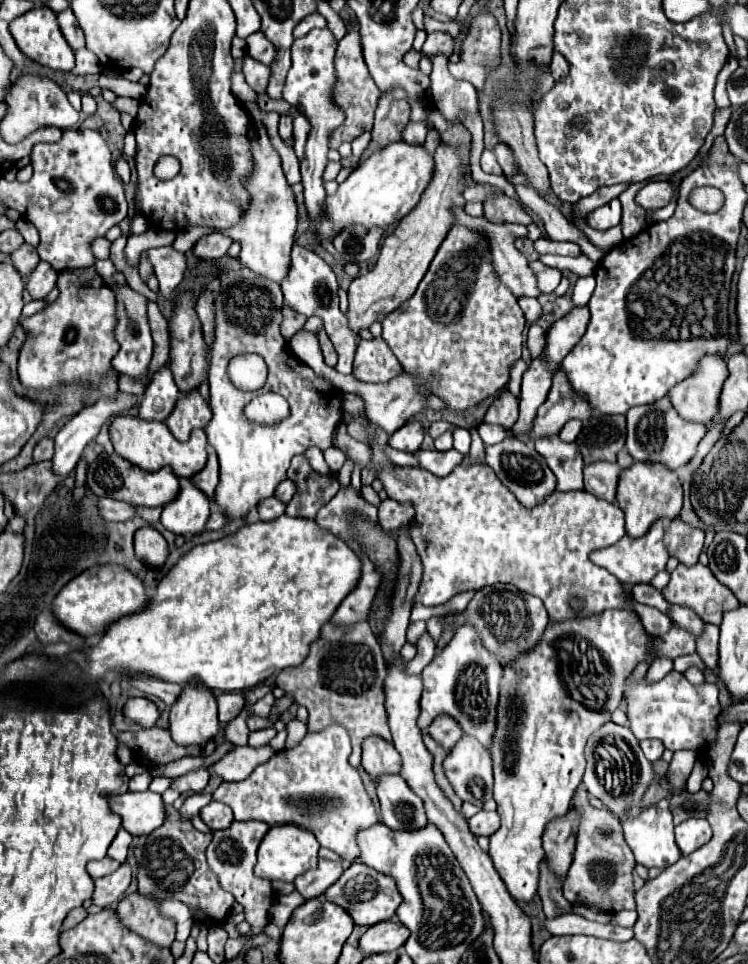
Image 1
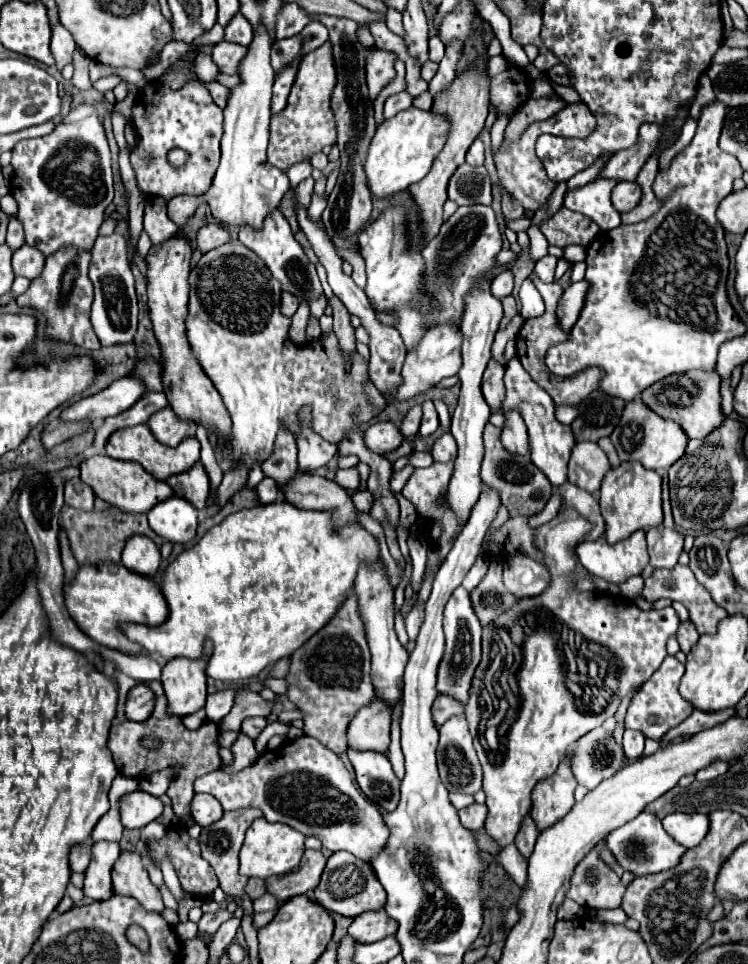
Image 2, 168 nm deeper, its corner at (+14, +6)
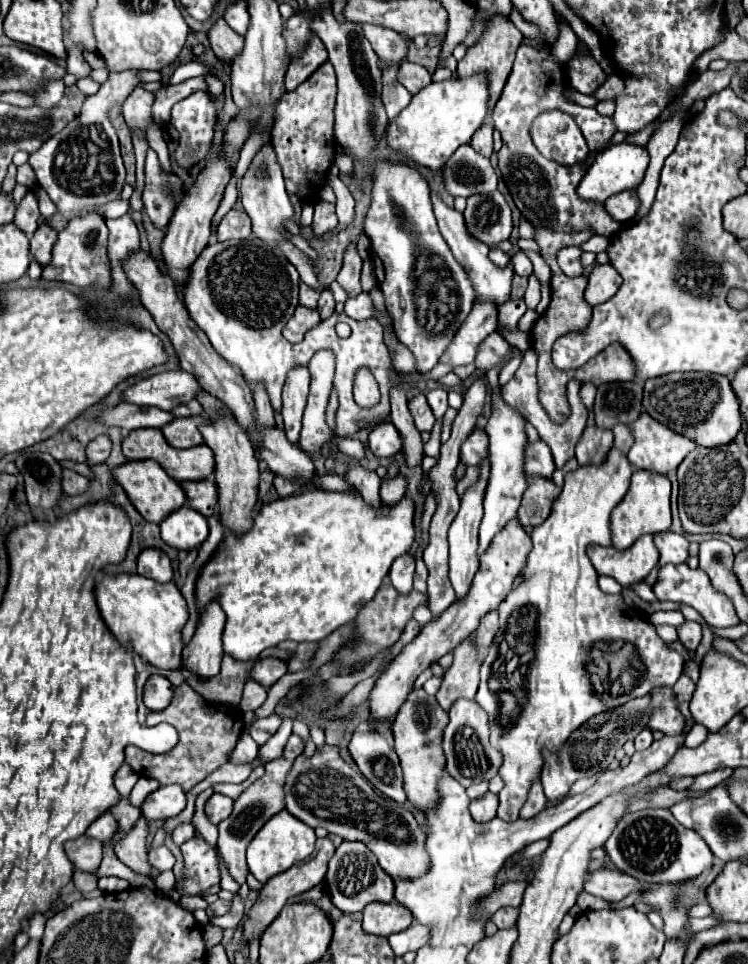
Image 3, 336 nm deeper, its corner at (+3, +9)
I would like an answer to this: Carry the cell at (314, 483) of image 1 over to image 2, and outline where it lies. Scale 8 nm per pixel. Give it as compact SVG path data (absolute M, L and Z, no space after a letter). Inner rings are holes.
M282 429L276 437L276 447L272 455L262 463L264 475L272 477L276 483L286 483L294 473L300 471L296 463L296 451L296 439L290 431Z

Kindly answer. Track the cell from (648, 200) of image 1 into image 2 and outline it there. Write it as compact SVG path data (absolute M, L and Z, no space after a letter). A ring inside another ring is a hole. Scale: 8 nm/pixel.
M620 181L612 191L612 205L618 213L626 213L638 205L640 197L642 197L642 191L640 191L638 183Z

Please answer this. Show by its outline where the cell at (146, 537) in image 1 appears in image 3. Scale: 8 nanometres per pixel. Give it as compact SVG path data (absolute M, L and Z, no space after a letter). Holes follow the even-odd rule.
M149 548L147 552L139 554L137 560L137 572L145 578L157 580L157 582L169 582L173 578L171 560L169 556L159 548Z

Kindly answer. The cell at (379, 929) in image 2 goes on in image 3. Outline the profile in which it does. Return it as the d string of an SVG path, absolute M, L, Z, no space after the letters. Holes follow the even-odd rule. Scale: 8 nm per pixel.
M371 904L363 910L363 930L379 936L391 936L411 926L413 916L401 904Z

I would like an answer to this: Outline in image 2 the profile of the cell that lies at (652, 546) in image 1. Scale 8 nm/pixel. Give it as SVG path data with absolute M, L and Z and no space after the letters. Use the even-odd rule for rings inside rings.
M636 531L616 545L608 545L604 537L596 541L582 541L576 547L576 553L588 573L608 583L624 583L626 579L640 575L648 565L644 531Z

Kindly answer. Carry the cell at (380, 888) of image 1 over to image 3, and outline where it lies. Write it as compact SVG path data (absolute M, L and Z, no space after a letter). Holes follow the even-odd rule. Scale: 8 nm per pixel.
M343 842L329 862L329 872L325 876L331 902L345 914L363 912L371 902L391 902L393 900L393 878L389 878L383 868L379 868L375 856L363 842Z

